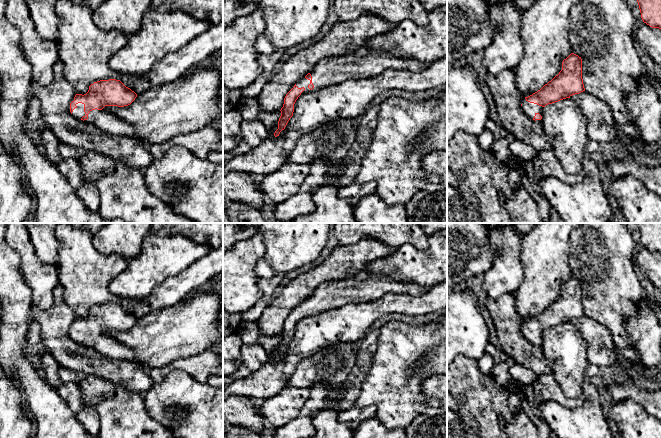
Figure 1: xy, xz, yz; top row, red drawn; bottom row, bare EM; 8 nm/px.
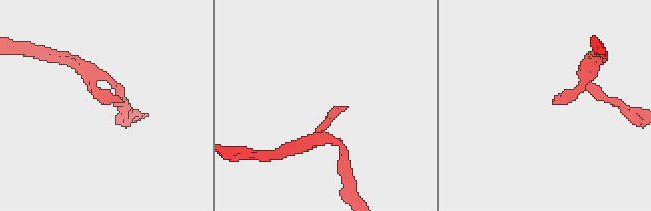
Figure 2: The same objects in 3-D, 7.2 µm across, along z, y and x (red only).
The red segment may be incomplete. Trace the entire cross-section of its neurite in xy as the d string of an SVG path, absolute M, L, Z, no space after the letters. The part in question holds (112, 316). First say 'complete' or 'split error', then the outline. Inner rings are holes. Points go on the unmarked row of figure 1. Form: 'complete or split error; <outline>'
split error; M109 303L94 306L89 310L86 318L76 318L70 327L70 336L73 341L94 349L97 353L115 360L134 360L134 352L122 343L118 343L113 337L104 333L105 330L124 331L130 329L137 318L126 311L120 304Z

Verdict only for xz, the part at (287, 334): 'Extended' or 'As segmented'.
Extended

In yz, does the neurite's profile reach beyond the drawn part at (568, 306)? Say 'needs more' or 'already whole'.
needs more

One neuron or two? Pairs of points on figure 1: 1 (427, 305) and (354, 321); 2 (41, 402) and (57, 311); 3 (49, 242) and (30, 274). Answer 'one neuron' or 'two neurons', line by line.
1: one neuron
2: two neurons
3: two neurons

